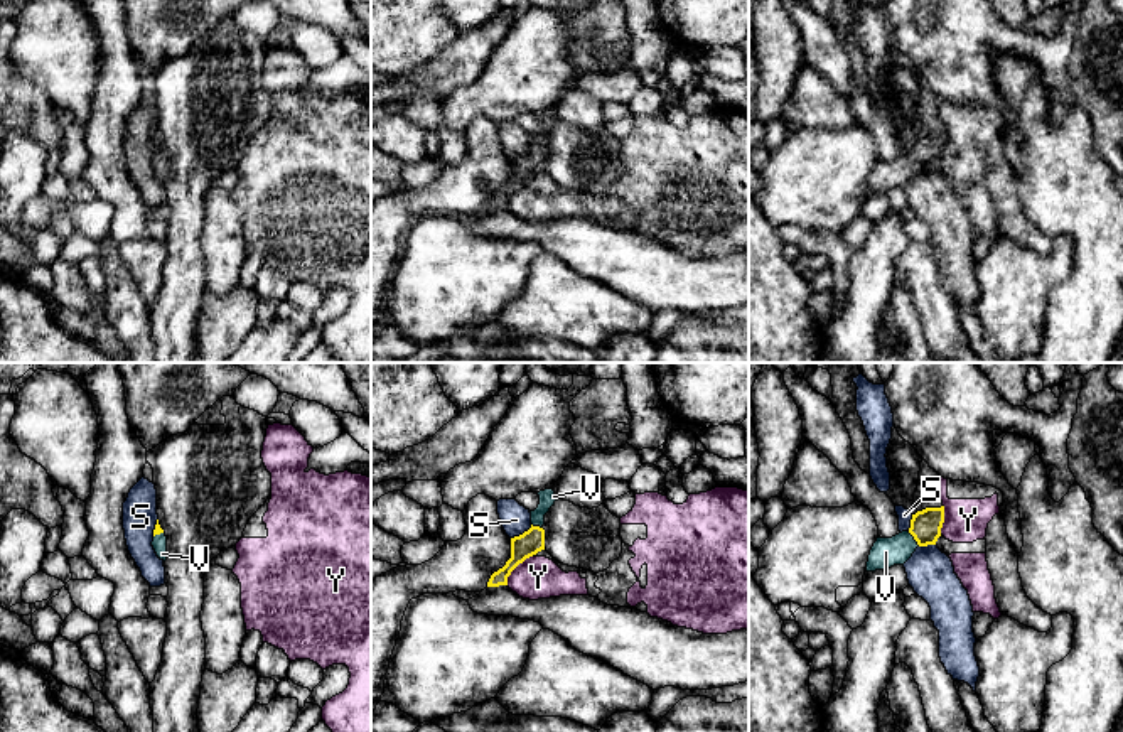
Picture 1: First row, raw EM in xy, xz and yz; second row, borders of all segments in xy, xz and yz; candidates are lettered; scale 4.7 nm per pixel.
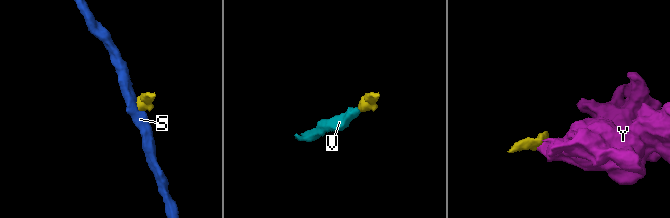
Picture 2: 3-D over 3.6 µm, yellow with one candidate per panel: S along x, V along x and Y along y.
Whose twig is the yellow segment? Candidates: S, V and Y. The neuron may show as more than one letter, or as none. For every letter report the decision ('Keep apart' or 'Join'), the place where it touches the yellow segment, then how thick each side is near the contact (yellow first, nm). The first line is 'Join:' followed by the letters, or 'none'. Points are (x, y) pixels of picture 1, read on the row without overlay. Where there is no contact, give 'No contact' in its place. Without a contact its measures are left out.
Join: V
S: Keep apart. Touches yellow at xz (523, 156). Thickness 120 nm (yellow) against 140 nm
V: Join. Touches yellow at yz (914, 161). Thickness 150 nm (yellow) against 140 nm
Y: Keep apart. Touches yellow at xz (515, 189). Thickness 120 nm (yellow) against 200 nm

